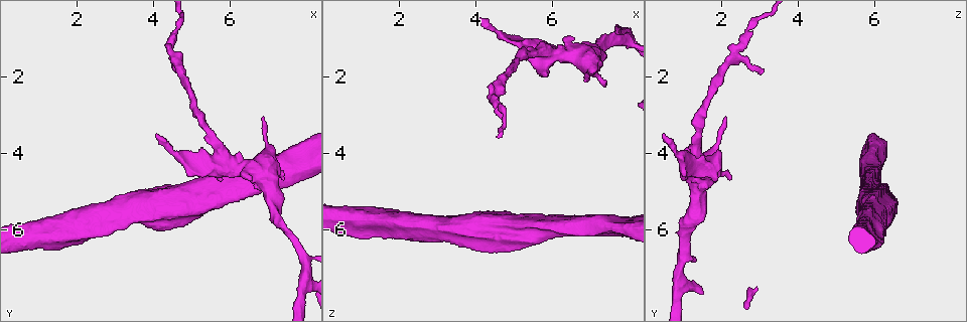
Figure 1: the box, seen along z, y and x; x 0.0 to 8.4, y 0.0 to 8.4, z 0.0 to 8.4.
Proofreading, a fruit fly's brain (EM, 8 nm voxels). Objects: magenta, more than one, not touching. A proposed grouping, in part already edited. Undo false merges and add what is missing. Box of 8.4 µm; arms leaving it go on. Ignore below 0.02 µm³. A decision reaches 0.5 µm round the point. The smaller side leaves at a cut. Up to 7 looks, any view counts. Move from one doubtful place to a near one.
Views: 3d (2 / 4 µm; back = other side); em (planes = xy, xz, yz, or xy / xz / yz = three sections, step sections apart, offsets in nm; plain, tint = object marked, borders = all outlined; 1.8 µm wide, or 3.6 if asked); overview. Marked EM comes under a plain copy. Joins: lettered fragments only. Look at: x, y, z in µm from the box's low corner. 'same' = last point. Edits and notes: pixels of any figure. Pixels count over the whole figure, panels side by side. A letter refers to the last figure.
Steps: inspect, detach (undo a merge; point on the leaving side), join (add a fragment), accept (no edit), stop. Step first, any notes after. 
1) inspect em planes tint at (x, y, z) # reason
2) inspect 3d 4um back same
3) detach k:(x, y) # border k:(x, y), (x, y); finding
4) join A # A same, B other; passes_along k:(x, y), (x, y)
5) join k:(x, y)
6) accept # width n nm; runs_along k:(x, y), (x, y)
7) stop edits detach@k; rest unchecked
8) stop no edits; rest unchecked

inspect 3d 4um at (6.95, 3.00, 2.15) # branch stops here

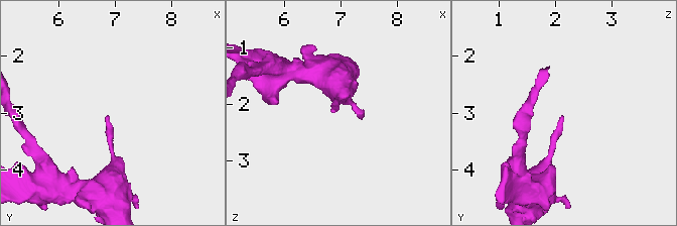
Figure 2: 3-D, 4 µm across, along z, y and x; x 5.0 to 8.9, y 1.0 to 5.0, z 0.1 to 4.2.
inspect em planes borders at (6.85, 3.05, 2.10)

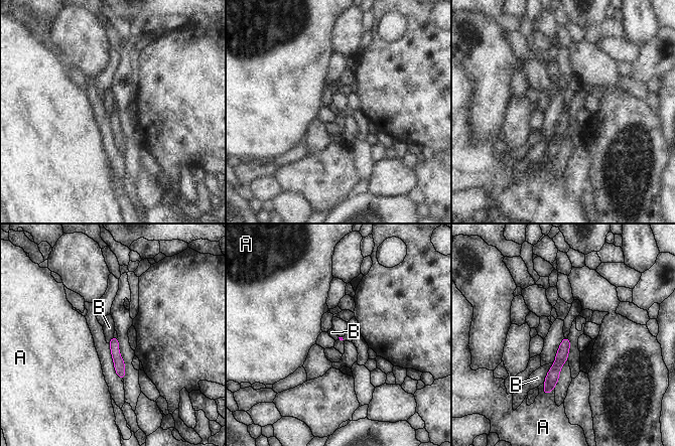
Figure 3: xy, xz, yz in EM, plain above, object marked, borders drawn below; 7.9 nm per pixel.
accept # A other, B other; border 3:(554, 361), (543, 382); none of them fits

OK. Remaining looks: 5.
inspect 3d 2um at (4.95, 4.10, 1.10) # calibre changes

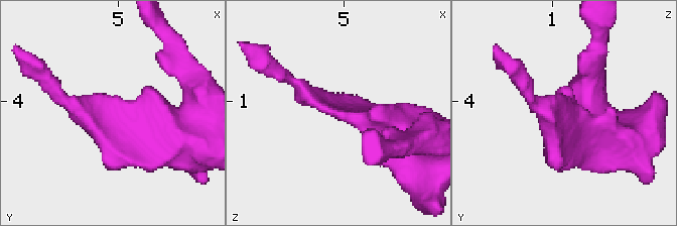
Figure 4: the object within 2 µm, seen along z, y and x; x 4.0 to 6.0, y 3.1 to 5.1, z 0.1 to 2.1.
inspect em planes borders at (4.92, 4.10, 1.06)

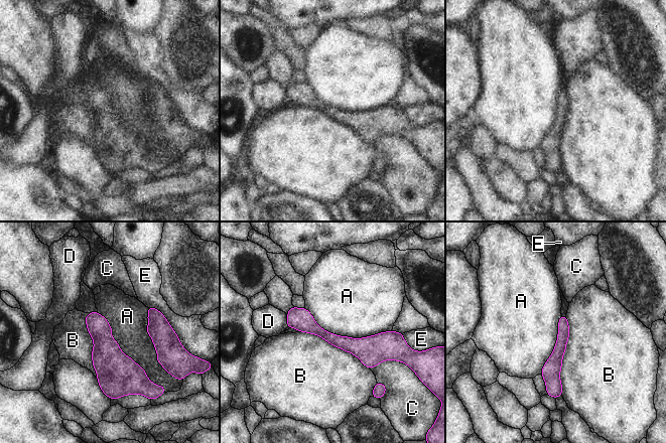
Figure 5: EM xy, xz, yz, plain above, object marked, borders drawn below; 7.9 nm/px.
accept # A other, B other, C other, D other, E other; runs_along 5:(289, 314), (348, 344), (393, 339); continuous, no second neuron

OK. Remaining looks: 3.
inspect em yz step 4 borders at (7.35, 4.65, 2.20) # thin end

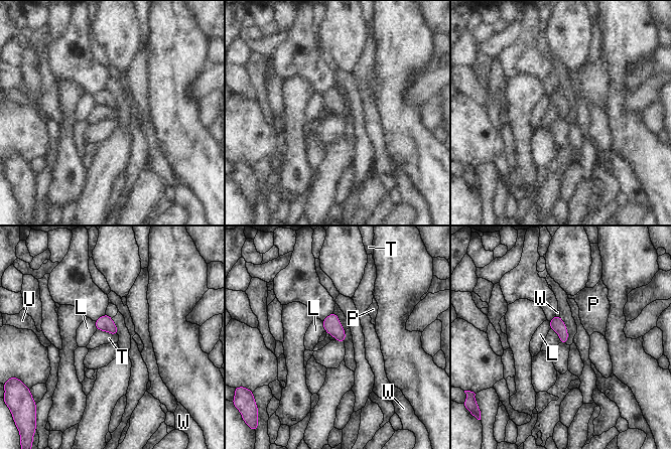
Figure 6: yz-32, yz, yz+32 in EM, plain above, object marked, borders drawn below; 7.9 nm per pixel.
inspect em planes borders same

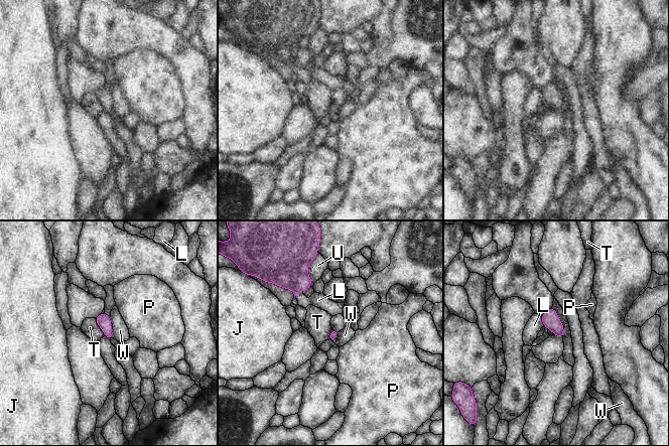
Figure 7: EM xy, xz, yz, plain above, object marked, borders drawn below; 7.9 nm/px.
accept # longest_contact T 170 nm; J other, L other, P other, T other, U other, W other; border 7:(94, 318), (105, 335); none of them fits

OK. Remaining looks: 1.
stop no edits; rest unchecked

